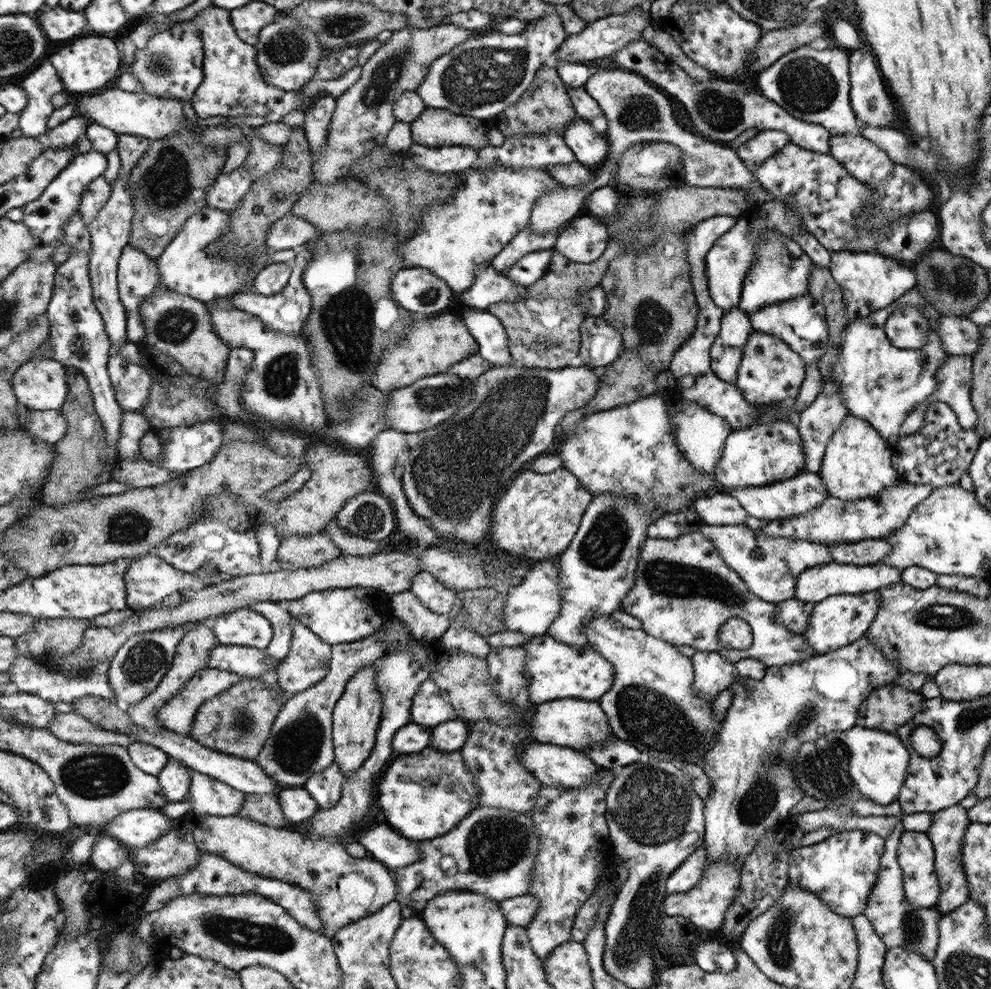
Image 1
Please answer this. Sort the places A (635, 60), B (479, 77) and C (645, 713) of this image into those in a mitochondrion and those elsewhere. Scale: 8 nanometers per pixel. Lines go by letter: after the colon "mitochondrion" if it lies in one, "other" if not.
A: other
B: mitochondrion
C: mitochondrion

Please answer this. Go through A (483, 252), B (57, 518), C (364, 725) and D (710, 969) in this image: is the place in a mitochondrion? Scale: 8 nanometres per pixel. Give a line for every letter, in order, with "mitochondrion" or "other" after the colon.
A: other
B: other
C: other
D: other

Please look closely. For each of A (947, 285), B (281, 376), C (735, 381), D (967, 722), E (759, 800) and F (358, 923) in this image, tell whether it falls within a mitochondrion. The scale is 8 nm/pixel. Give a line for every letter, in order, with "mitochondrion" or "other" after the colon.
A: mitochondrion
B: mitochondrion
C: other
D: mitochondrion
E: mitochondrion
F: other

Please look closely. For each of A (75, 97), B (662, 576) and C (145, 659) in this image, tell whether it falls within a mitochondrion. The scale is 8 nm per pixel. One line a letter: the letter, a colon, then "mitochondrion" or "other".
A: other
B: mitochondrion
C: mitochondrion

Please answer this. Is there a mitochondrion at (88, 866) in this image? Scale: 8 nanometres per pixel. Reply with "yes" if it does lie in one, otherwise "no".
no

